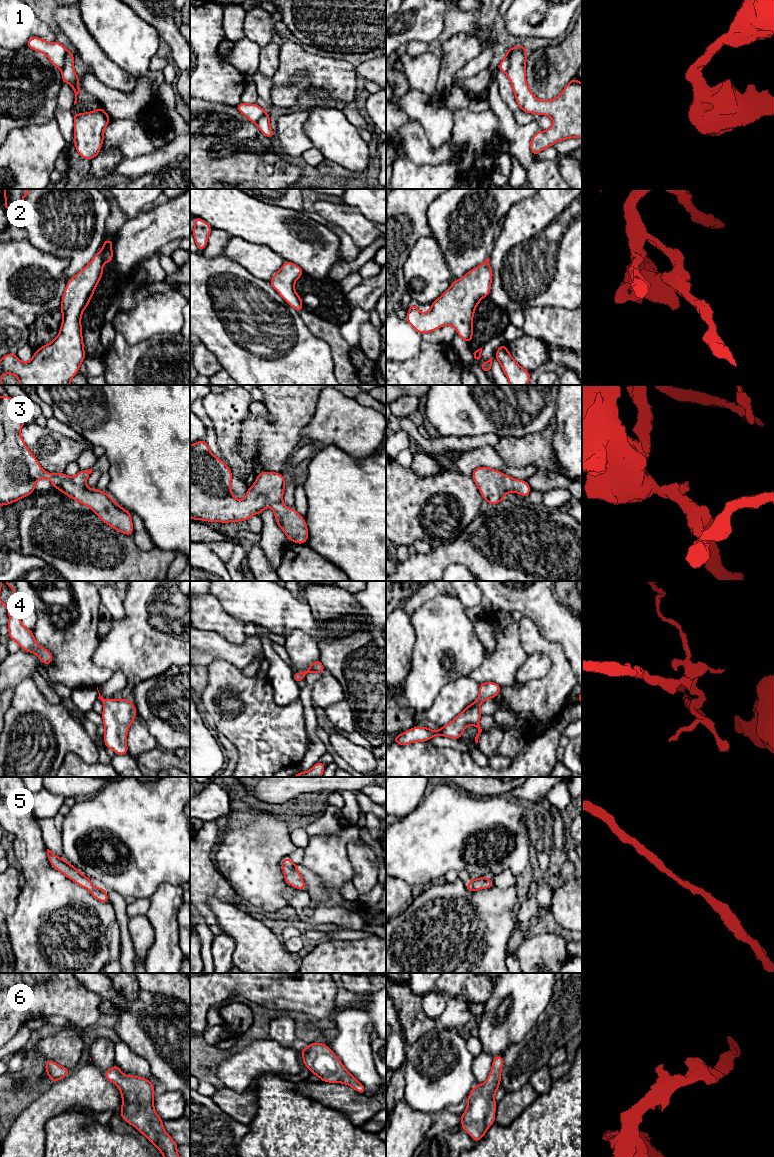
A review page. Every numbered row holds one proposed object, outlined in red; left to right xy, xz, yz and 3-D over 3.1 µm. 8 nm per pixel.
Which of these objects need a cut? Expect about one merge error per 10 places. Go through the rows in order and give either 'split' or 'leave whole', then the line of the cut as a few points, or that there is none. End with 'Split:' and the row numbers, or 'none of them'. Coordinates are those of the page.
1: split; cut in yz along (525, 49), (516, 49), (510, 55), (509, 67), (506, 73)
2: leave whole; no cut
3: leave whole; no cut
4: leave whole; no cut
5: leave whole; no cut
6: leave whole; no cut
Split: 1

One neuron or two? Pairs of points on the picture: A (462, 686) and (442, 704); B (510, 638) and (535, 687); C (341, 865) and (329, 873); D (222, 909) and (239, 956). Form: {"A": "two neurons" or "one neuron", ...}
{"A": "one neuron", "B": "two neurons", "C": "one neuron", "D": "one neuron"}

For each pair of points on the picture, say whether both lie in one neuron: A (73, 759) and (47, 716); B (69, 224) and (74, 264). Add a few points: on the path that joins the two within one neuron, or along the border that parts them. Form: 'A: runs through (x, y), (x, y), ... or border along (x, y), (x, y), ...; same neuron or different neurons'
A: border along (90, 764), (76, 754), (69, 752), (59, 766); different neurons
B: runs through (73, 234), (74, 254); same neuron

